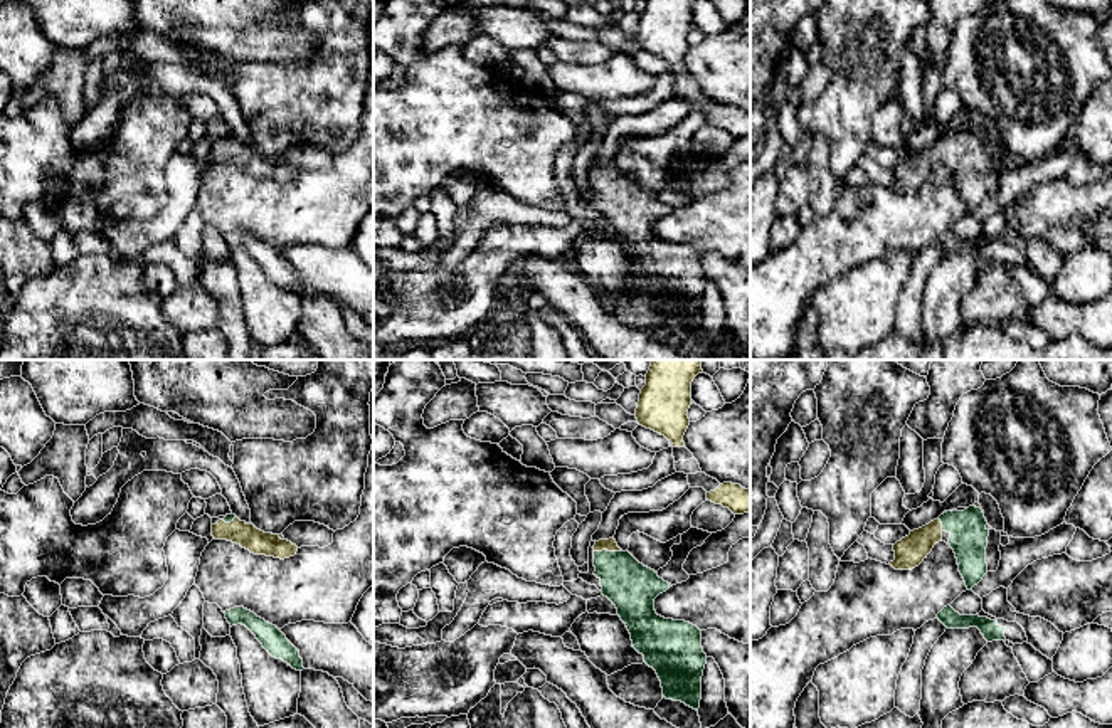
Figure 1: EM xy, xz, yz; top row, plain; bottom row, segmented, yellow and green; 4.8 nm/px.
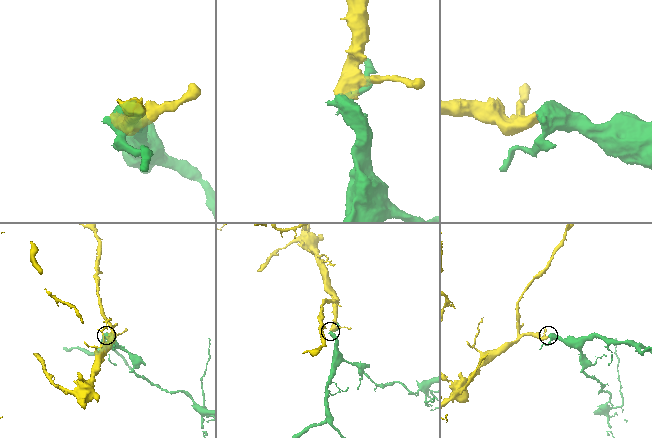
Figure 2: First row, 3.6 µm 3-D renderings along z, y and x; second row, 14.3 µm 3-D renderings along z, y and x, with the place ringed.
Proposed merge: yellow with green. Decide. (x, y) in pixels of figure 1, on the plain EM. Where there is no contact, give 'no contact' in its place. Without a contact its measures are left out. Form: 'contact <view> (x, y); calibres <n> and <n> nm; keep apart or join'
contact xz (608, 174); calibres 60 and 240 nm; join

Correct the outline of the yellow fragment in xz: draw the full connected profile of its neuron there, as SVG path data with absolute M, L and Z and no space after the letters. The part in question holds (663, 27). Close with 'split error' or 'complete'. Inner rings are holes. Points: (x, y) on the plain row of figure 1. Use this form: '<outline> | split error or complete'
M646 0L636 32L638 47L665 59L673 71L685 71L690 49L691 5L695 0Z | complete

